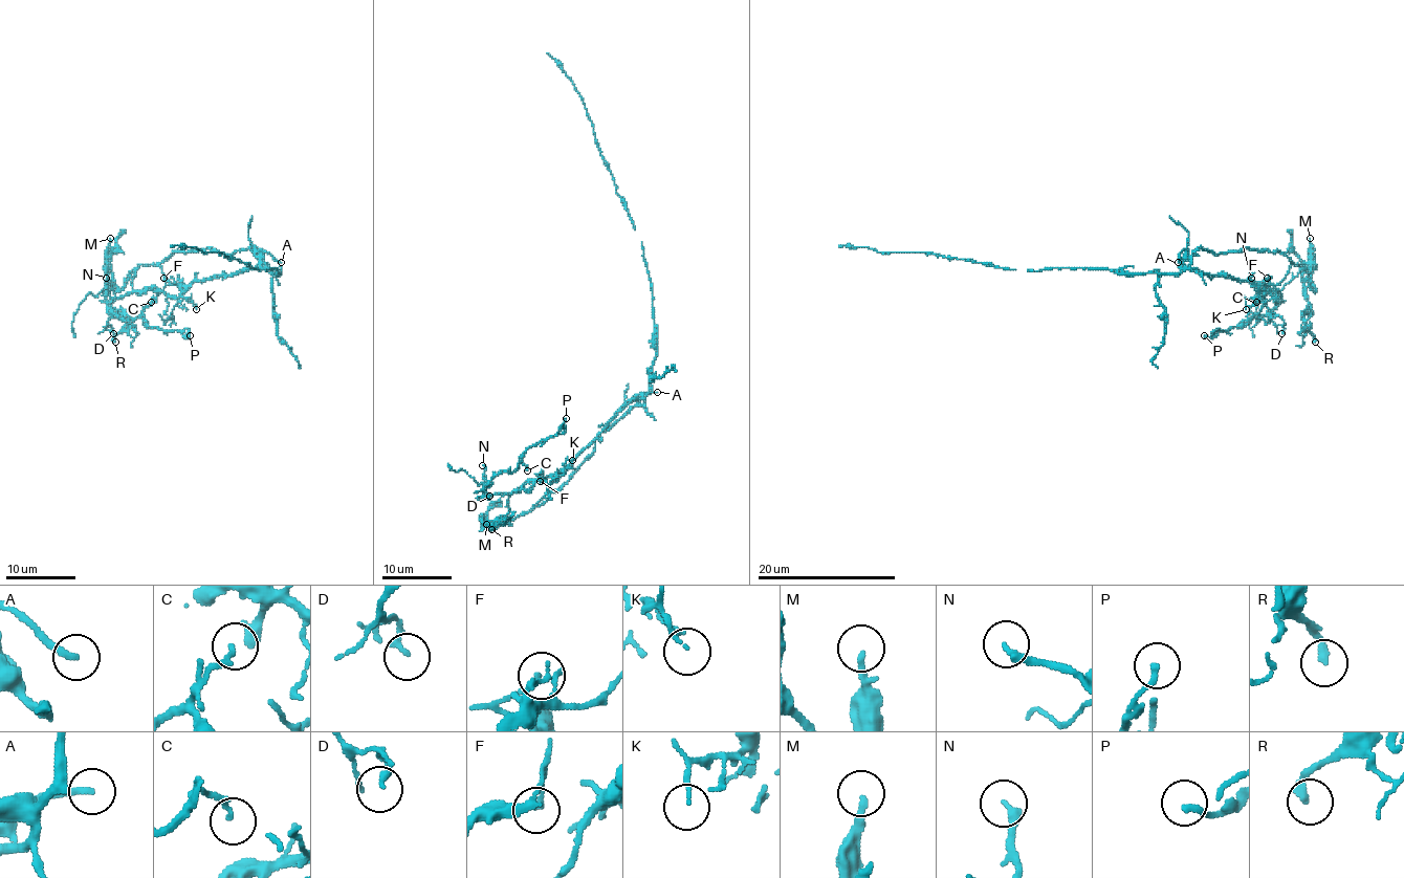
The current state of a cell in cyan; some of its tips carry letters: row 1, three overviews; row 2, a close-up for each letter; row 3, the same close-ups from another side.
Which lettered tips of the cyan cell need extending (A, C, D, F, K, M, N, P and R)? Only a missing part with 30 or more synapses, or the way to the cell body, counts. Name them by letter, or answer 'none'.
A

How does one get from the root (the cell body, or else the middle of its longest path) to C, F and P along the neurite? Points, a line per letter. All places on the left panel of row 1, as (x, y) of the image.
C: (275, 272), (214, 275), (196, 280), (177, 297), (127, 292), (110, 307), (132, 322), (151, 302)
F: (275, 272), (243, 269), (214, 275), (196, 280), (177, 297), (163, 290), (163, 278)
P: (275, 272), (214, 275), (177, 297), (136, 290), (110, 304), (127, 322), (140, 317), (190, 335)

